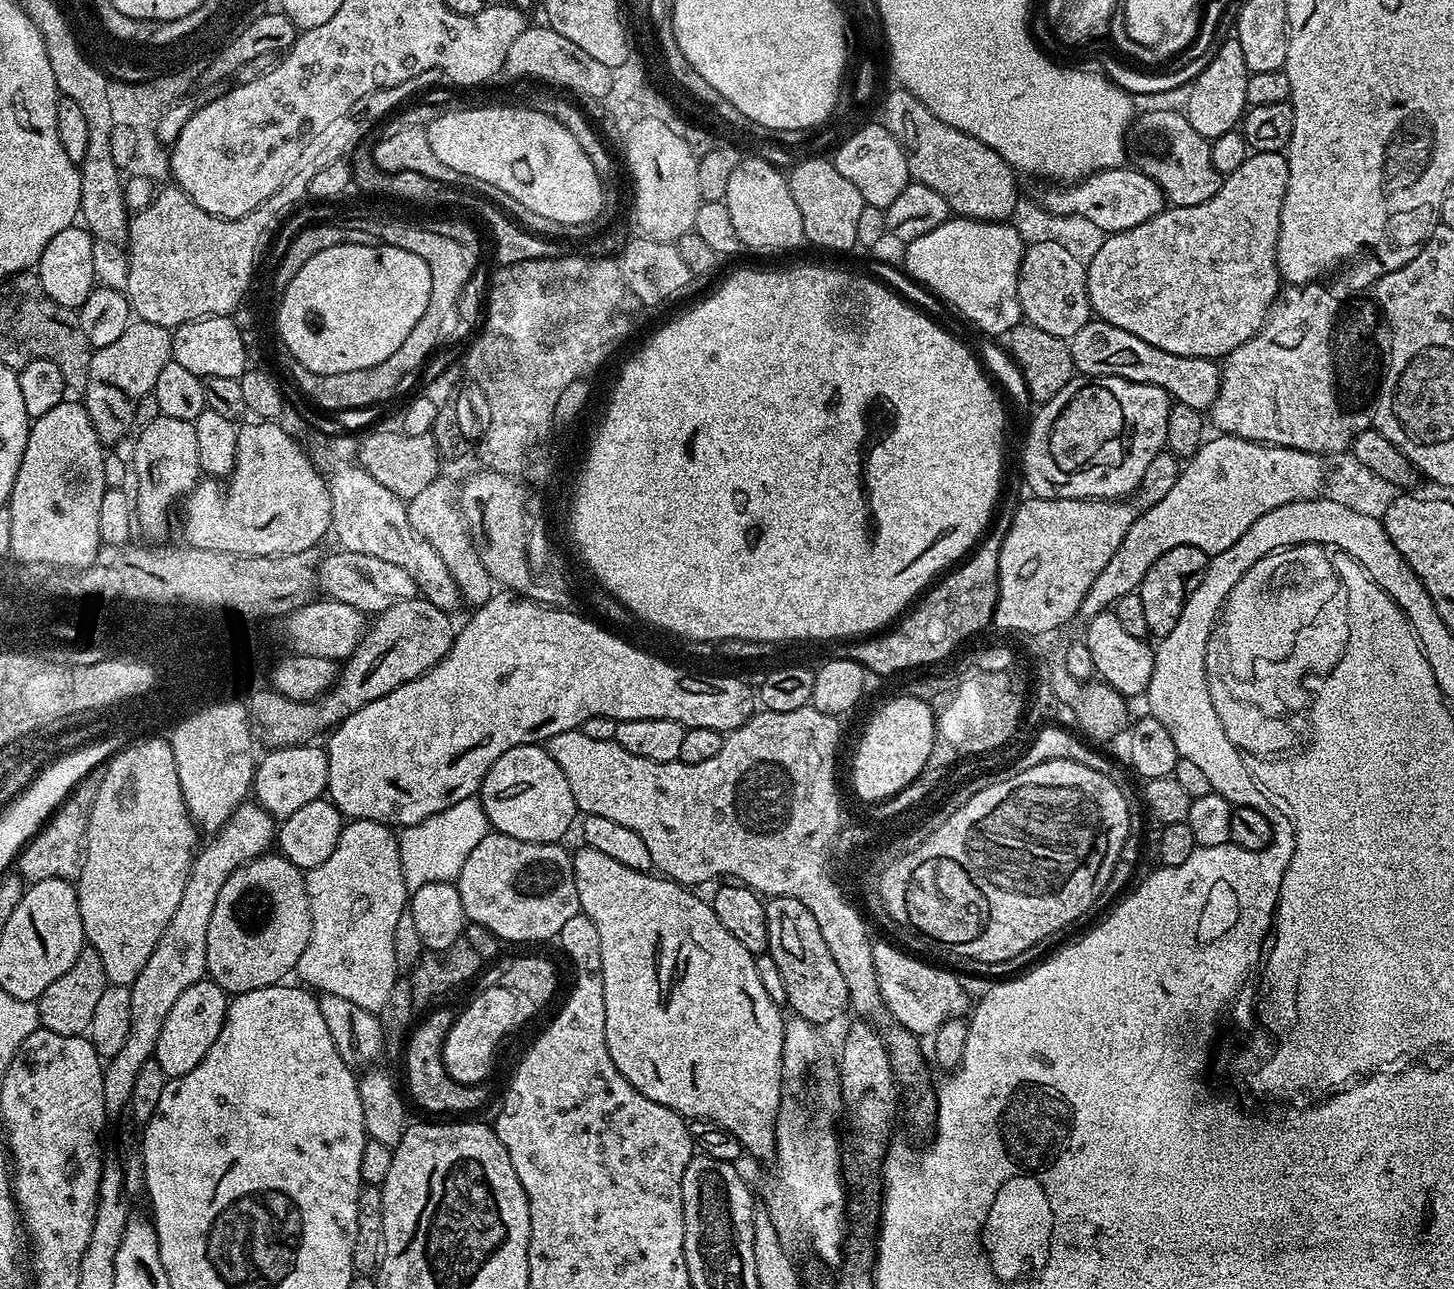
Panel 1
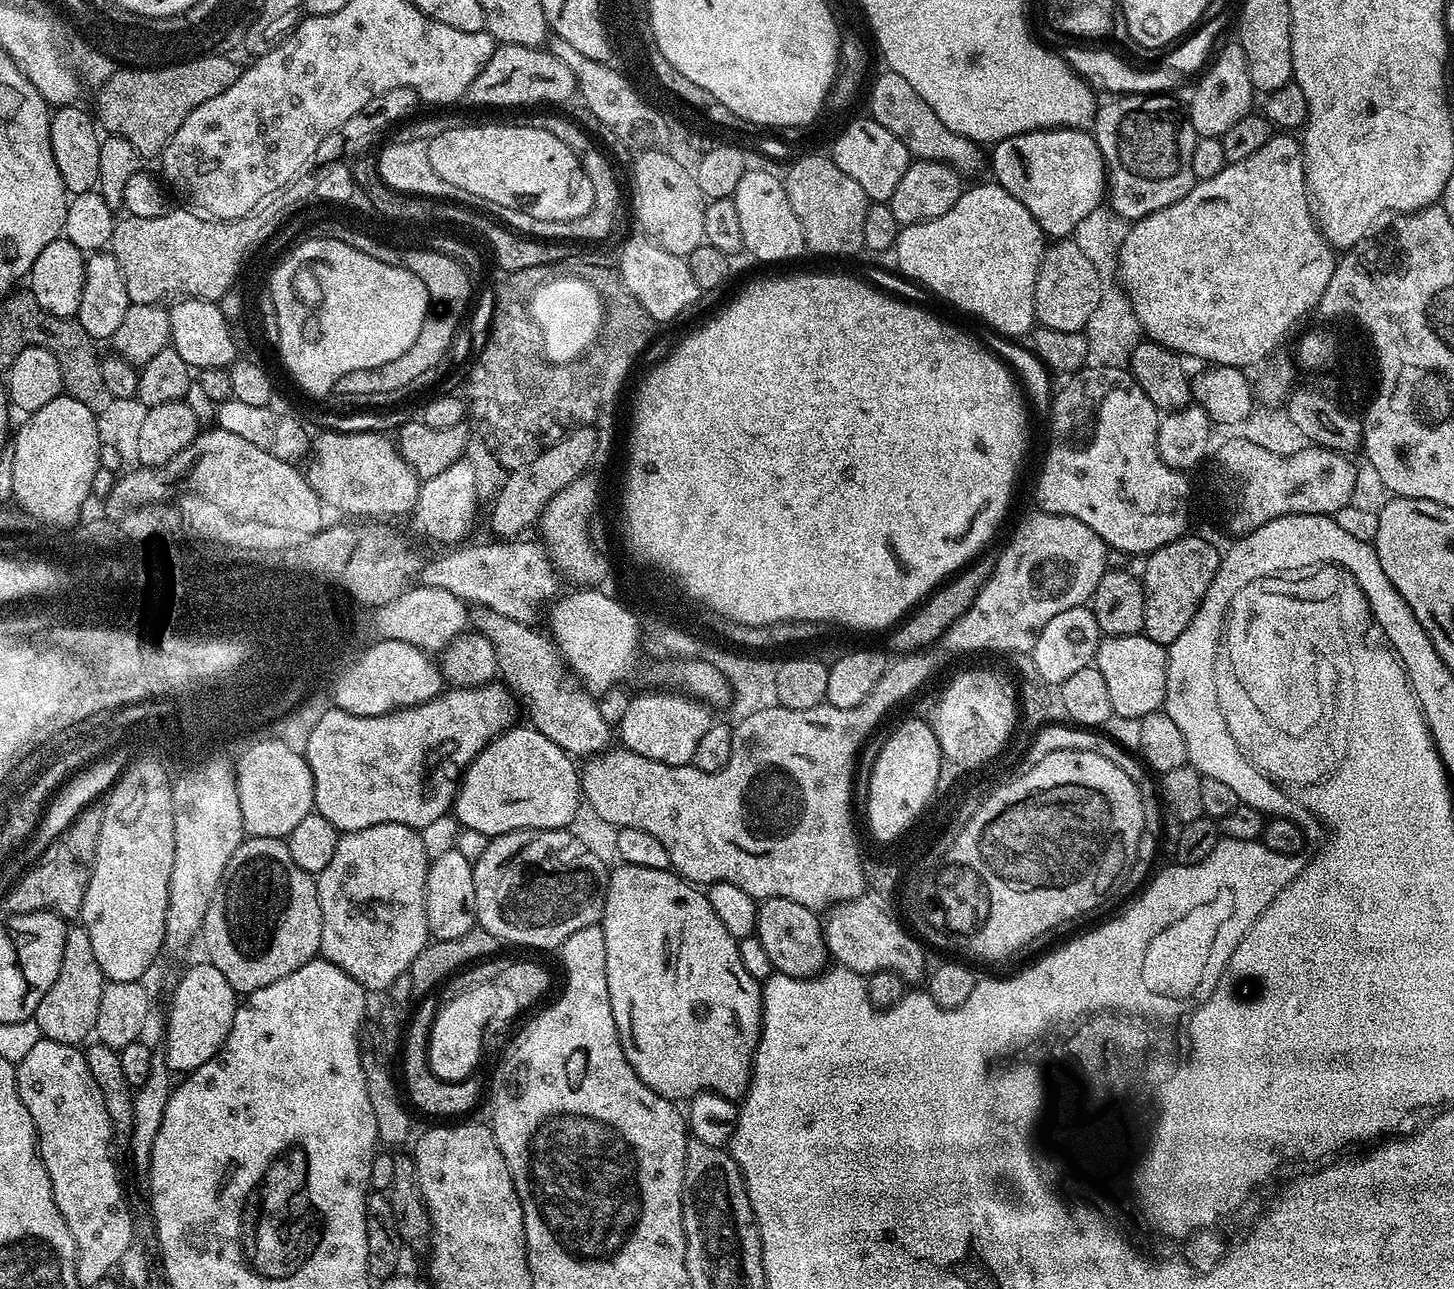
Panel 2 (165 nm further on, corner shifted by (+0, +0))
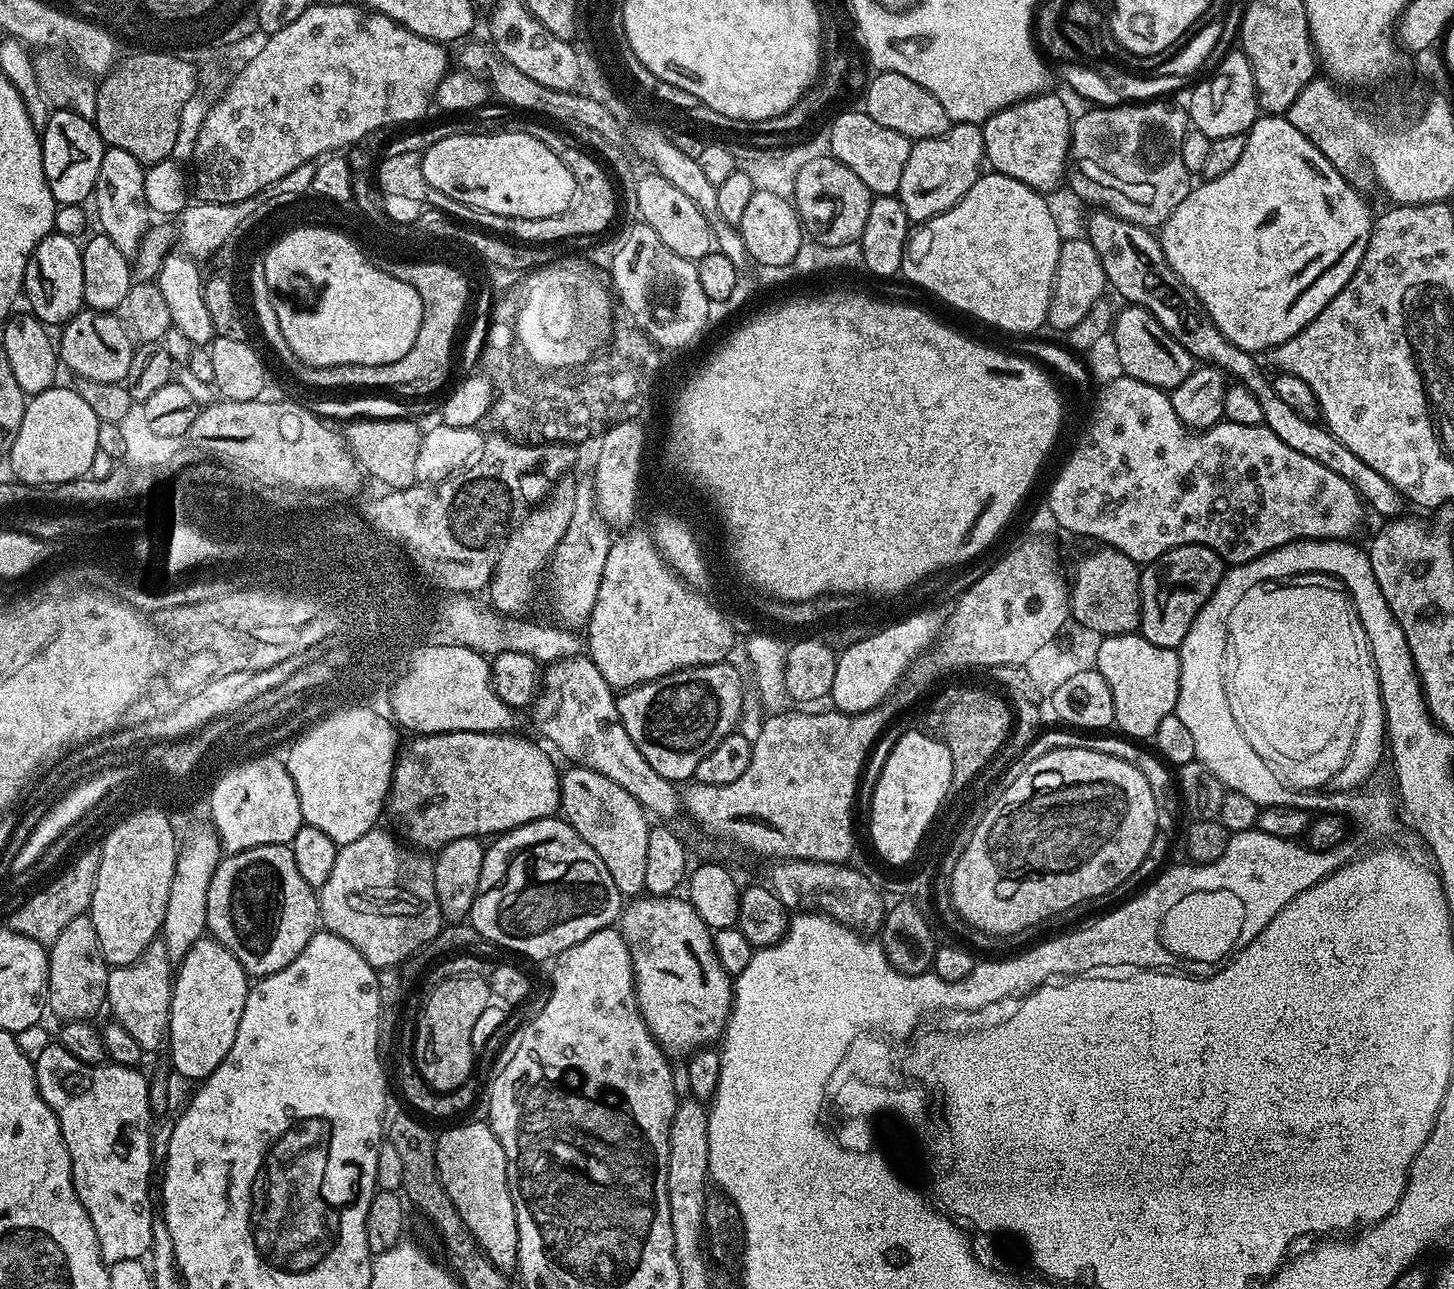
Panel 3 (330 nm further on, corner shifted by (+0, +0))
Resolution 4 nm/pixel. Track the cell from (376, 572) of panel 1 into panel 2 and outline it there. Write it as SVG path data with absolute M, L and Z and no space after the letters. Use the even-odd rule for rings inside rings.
M486 540L484 544L459 545L447 551L450 553L423 563L416 574L417 583L423 588L448 590L466 602L531 623L539 604L557 595L559 579L545 549L539 543L522 541Z

